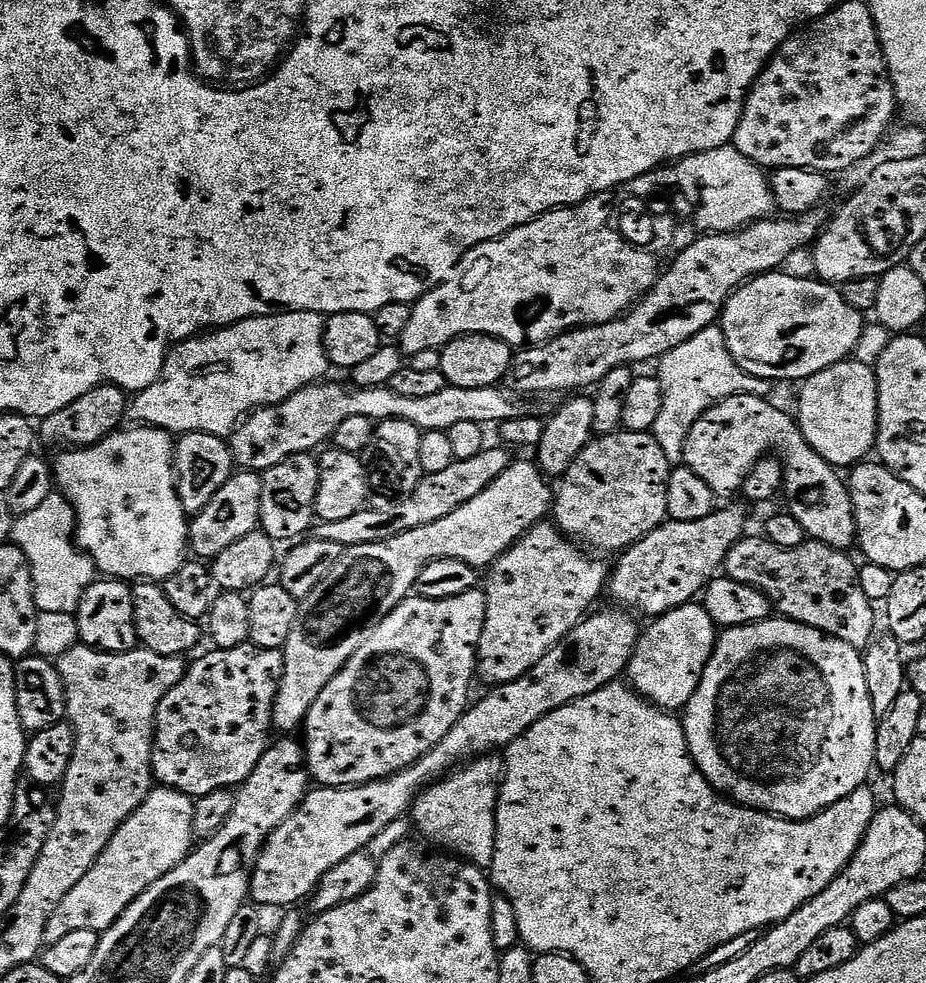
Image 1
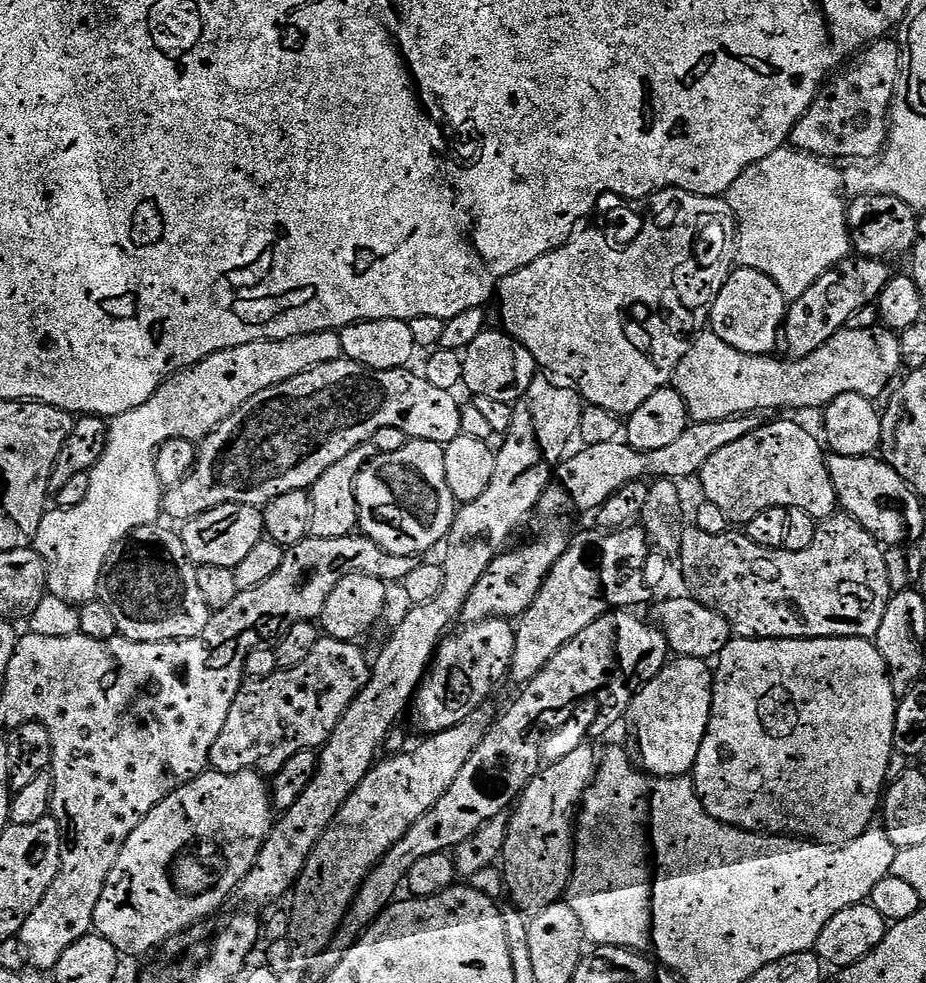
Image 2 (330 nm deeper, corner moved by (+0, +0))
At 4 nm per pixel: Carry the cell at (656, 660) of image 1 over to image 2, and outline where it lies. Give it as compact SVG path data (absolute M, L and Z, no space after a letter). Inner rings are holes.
M676 656L632 697L626 720L640 751L639 763L651 775L688 776L691 773L710 722L713 679L709 661Z

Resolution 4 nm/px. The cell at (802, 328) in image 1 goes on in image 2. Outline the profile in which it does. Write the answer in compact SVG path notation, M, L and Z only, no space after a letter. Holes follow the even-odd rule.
M736 266L710 305L710 330L722 338L726 346L734 346L734 350L742 350L742 354L767 356L775 353L785 315L786 301L777 293L776 283L758 270Z

